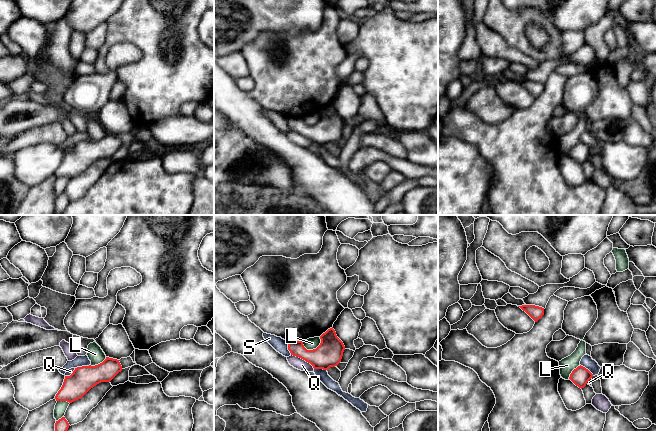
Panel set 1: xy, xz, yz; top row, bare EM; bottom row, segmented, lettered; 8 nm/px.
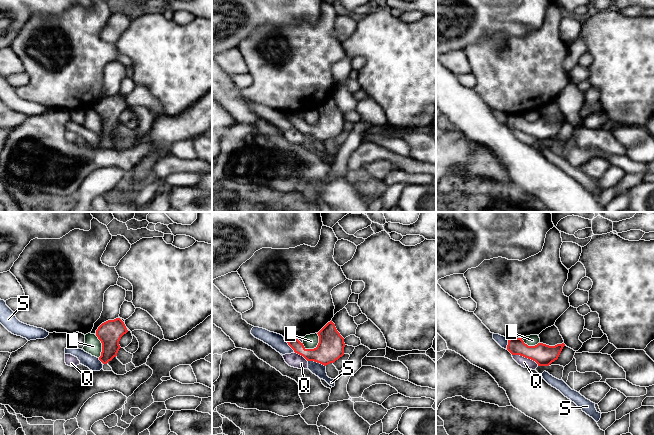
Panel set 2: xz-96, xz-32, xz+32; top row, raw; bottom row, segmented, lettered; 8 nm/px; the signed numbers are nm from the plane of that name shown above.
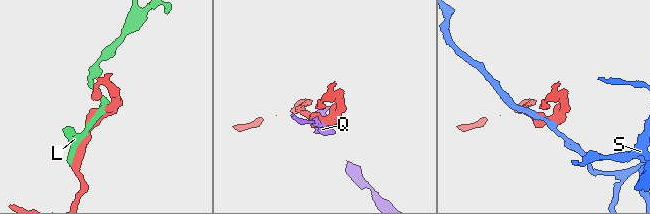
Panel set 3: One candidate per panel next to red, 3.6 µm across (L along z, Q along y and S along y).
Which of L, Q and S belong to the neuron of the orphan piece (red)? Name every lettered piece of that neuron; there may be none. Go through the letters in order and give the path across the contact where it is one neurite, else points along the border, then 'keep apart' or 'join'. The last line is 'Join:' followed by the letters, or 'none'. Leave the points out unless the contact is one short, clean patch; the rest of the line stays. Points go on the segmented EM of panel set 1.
L: join
Q: border along xz (291, 354), (304, 359), (314, 368); keep apart
S: border along xy (89, 364), (75, 368); keep apart
Join: L

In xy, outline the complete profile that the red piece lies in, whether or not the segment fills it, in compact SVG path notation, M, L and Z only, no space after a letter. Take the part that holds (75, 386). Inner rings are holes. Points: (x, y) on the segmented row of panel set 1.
M96 342L88 345L87 356L91 364L77 367L70 376L65 376L63 385L55 396L55 431L68 430L70 425L64 415L70 403L81 399L97 384L110 382L122 371L119 360L107 357Z

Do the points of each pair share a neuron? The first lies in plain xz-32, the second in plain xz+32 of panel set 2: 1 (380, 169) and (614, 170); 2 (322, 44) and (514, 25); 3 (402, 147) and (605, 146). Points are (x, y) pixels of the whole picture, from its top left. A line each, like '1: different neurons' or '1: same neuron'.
1: different neurons
2: different neurons
3: same neuron

